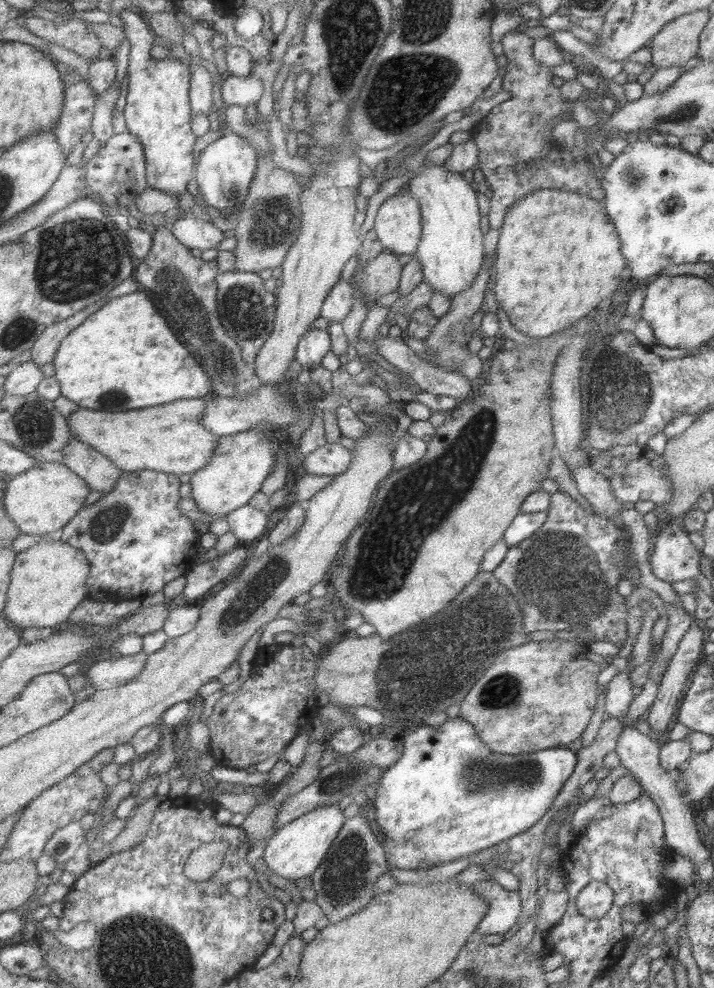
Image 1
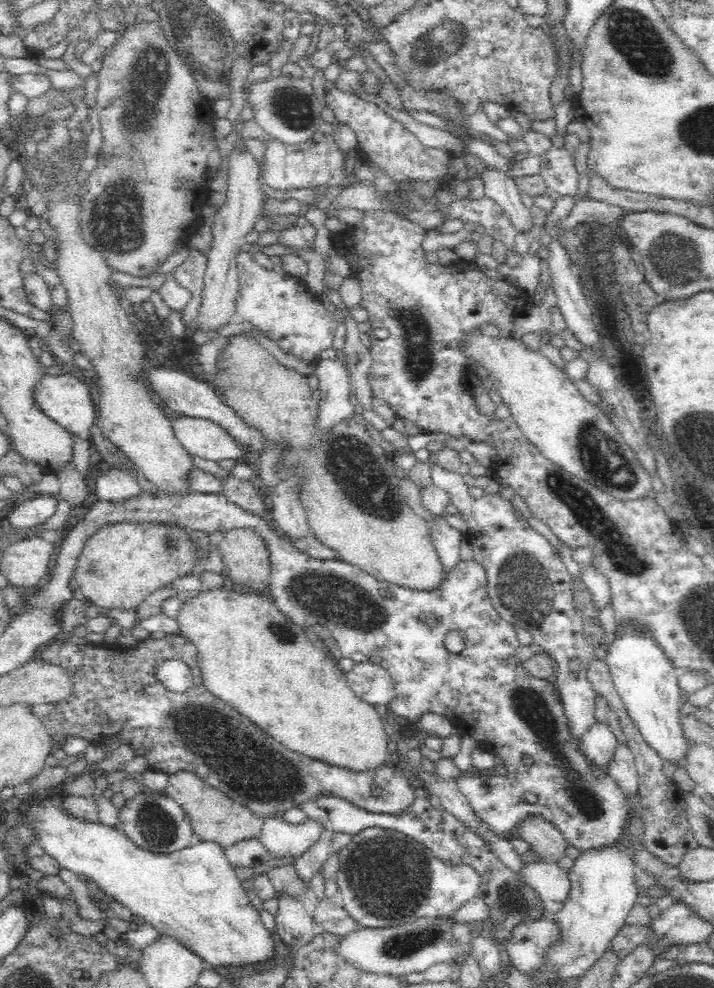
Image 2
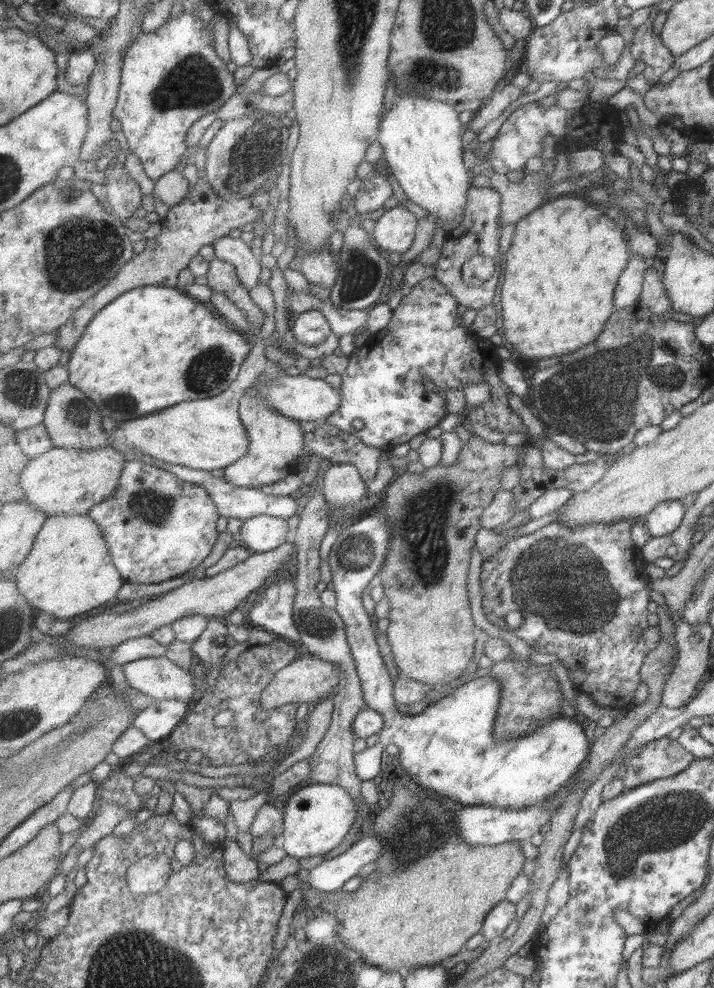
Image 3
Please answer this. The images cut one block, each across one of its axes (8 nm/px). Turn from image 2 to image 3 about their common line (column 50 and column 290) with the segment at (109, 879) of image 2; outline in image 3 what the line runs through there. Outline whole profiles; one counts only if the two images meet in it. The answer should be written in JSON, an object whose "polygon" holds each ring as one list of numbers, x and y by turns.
{"polygon":[[312,782,289,798,284,809,286,815,280,845,287,855,299,861,327,854,335,850,355,826,359,814,357,807,354,798,342,786]]}

